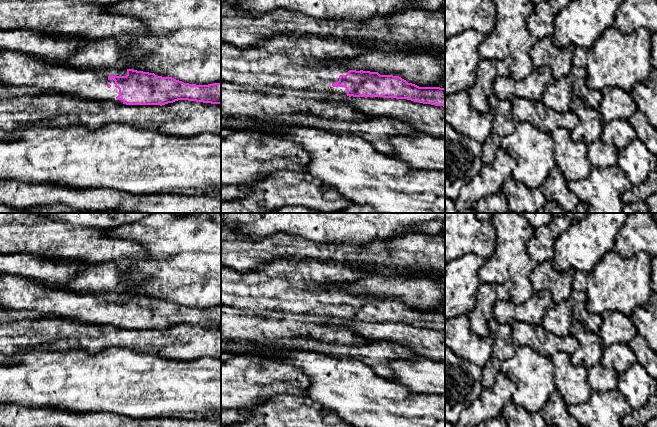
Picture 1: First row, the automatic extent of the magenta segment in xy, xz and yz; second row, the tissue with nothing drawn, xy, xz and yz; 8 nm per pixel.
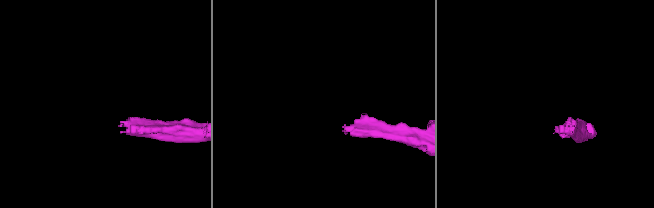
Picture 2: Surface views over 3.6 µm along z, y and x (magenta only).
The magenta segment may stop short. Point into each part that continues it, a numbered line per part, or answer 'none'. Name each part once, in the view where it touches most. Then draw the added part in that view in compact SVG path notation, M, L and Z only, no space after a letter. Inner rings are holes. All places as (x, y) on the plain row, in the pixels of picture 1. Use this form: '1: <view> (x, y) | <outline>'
1: xy (19, 293) | M0 273L0 308L35 311L45 316L65 318L89 325L111 325L123 328L117 324L119 313L115 311L115 305L109 304L109 300L126 300L127 293L79 293L68 291L54 285L38 283L34 279Z

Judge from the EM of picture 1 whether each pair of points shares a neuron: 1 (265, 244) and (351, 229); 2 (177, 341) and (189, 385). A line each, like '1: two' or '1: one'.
1: two
2: two

